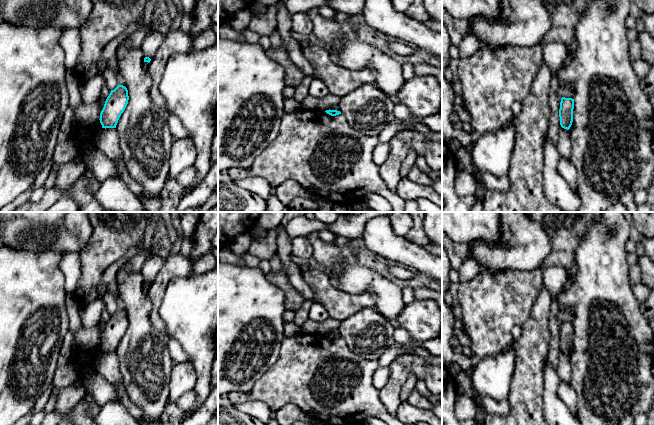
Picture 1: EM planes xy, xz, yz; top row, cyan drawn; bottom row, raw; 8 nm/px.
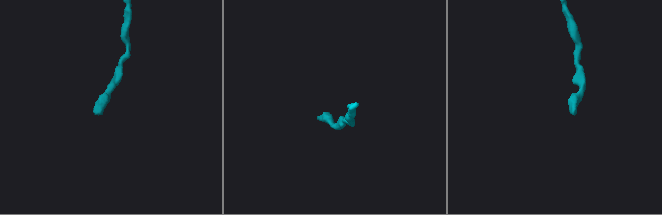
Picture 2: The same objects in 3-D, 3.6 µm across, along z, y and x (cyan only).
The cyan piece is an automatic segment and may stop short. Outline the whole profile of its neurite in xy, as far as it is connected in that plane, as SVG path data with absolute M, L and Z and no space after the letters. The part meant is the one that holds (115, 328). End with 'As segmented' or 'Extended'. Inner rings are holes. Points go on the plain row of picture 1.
M118 309L111 314L104 331L100 337L100 347L102 352L116 352L121 338L128 328L128 314L123 309Z. As segmented

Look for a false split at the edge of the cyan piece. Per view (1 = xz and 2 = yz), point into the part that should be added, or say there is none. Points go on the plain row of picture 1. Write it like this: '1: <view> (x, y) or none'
1: none
2: none

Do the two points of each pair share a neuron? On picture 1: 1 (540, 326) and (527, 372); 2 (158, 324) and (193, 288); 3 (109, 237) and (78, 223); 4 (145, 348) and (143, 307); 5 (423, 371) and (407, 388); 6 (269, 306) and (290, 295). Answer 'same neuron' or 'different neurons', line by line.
1: same neuron
2: different neurons
3: different neurons
4: same neuron
5: different neurons
6: different neurons

